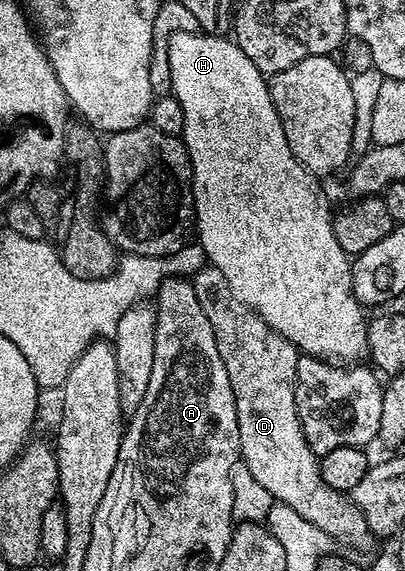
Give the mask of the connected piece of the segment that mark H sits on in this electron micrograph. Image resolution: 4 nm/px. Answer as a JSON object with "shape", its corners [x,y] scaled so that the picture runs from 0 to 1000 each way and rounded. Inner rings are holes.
{"shape":[[[435,56],[420,67],[420,130],[425,131],[422,166],[449,179],[454,201],[452,249],[464,257],[464,275],[474,285],[474,352],[484,357],[481,412],[499,438],[514,447],[514,462],[536,469],[568,494],[573,511],[617,543],[627,543],[647,564],[667,569],[679,581],[696,585],[723,606],[753,623],[783,623],[788,630],[827,634],[842,641],[869,641],[896,632],[909,622],[909,560],[899,553],[901,541],[869,515],[869,455],[862,443],[835,431],[835,417],[820,401],[822,366],[810,366],[810,343],[780,303],[760,301],[726,277],[716,263],[716,249],[706,249],[706,228],[696,228],[696,214],[686,207],[686,193],[677,193],[677,179],[667,172],[664,142],[649,126],[598,95],[580,68],[551,63],[519,63],[491,56]]]}

